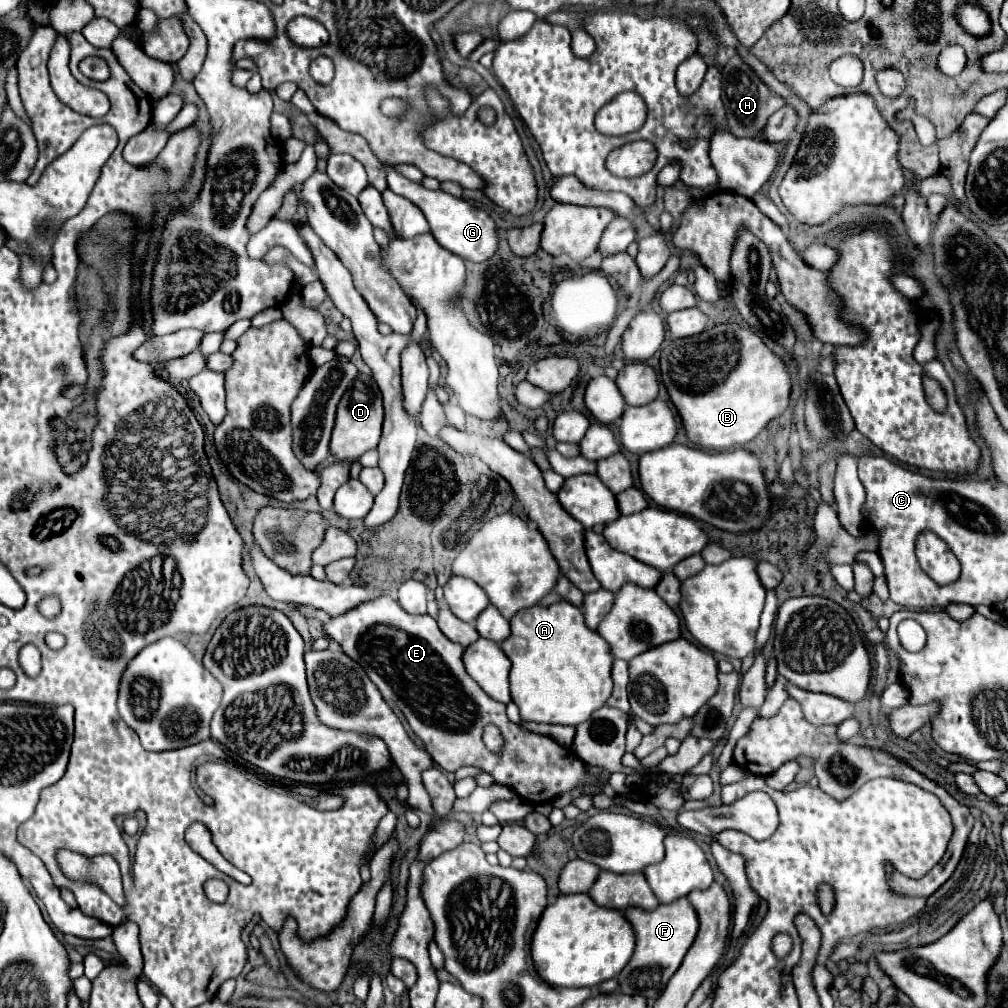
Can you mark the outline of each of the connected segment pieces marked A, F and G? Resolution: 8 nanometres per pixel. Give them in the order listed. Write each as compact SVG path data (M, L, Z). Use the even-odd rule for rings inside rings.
M560 601L548 607L530 607L516 613L510 619L510 637L500 643L506 657L512 661L510 669L510 695L520 709L522 721L556 723L556 725L580 725L592 715L592 711L606 705L612 693L612 655L608 655L608 643L596 633L584 627L584 615L568 601Z
M676 899L668 905L658 905L654 911L640 911L638 907L628 907L624 911L636 933L636 949L628 965L620 971L618 985L626 995L642 995L642 997L658 997L668 979L680 967L686 951L690 949L696 933L698 933L698 917L688 899Z
M388 167L388 189L394 191L396 195L402 195L406 199L410 199L416 207L420 207L420 211L424 213L426 221L430 223L432 229L432 237L448 251L452 251L454 255L468 259L468 261L484 261L490 259L496 251L498 245L498 237L496 237L496 223L494 219L482 211L472 207L470 203L466 203L464 199L452 197L444 191L430 191L426 187L422 187L420 183L414 183L406 177L402 177L400 173L396 173L394 169Z

